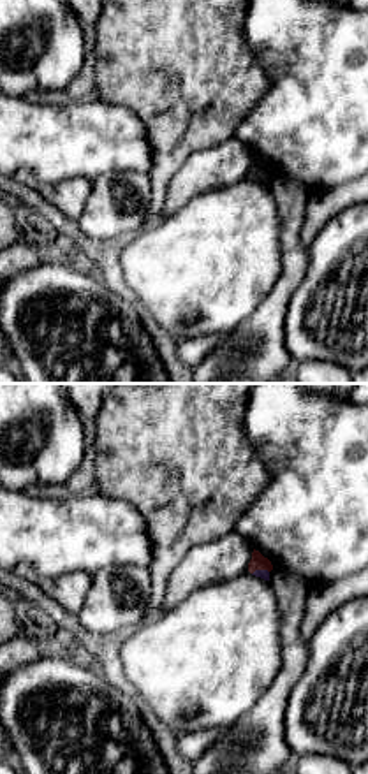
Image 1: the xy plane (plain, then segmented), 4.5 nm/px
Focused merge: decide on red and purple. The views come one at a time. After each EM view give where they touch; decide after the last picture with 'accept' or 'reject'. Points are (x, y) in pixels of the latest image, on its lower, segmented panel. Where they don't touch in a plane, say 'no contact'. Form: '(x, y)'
(259, 569)

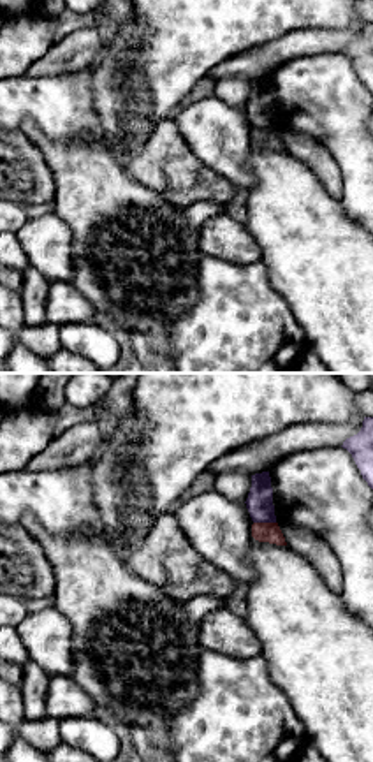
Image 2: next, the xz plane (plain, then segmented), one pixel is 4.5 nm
(264, 523)

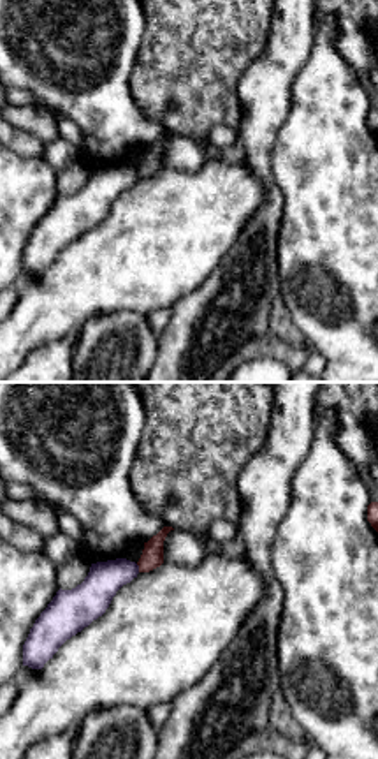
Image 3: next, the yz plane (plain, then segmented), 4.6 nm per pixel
(139, 567)

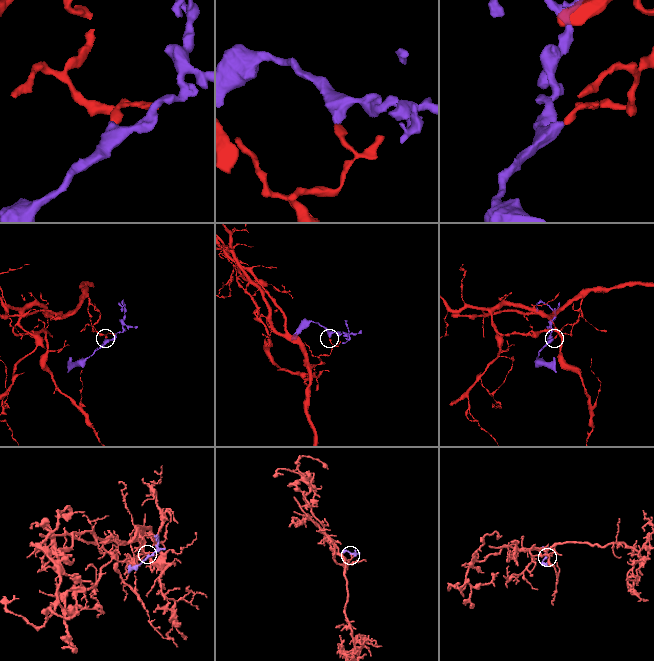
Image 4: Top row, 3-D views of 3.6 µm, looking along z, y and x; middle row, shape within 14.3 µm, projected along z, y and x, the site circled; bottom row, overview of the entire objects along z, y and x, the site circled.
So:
reject

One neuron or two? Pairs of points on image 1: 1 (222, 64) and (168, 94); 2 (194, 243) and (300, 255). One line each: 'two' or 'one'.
1: one
2: two

